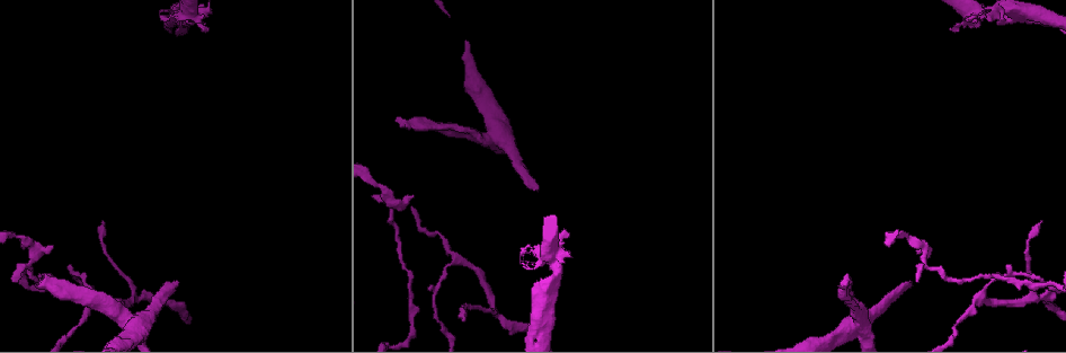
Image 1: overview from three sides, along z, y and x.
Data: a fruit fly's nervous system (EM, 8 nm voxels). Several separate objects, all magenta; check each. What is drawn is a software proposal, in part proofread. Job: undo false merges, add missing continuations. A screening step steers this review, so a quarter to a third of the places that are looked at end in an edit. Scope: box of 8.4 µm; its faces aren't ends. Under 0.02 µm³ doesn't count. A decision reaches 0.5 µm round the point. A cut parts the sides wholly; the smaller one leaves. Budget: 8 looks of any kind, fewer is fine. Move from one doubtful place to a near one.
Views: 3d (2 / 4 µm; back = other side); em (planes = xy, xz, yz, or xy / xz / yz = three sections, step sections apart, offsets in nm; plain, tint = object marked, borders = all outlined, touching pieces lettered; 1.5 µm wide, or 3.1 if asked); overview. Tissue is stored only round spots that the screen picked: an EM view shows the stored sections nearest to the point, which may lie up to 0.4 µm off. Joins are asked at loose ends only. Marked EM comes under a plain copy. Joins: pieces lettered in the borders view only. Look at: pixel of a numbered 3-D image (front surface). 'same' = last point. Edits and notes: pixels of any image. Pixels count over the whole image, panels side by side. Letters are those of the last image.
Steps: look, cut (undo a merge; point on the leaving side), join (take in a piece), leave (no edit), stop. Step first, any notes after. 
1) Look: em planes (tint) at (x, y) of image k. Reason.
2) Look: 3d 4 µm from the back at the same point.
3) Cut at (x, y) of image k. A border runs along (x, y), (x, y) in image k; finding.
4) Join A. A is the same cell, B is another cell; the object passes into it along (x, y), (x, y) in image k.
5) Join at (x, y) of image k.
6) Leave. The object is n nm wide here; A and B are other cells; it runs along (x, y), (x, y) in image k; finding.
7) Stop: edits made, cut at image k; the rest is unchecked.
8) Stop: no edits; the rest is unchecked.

Look: em xy step 4 (borders) at (102, 220) of image 1. Free end.

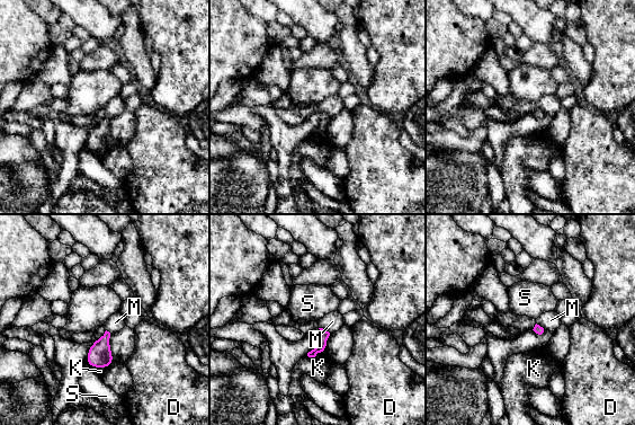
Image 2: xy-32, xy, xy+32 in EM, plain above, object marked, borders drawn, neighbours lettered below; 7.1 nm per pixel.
Leave. The longest contact is with K, 160 nm; D, K, M and S are other cells; no lettered piece goes on from it.

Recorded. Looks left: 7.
Look: 3d 4 µm at (138, 326) of image 1. Thick turns thin.

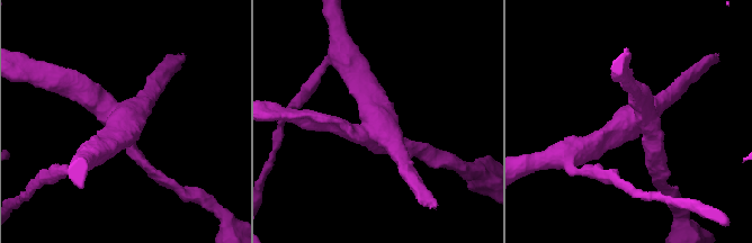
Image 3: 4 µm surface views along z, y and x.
Look: em planes (borders) at (126, 119) of image 3. 4 arms meet here.

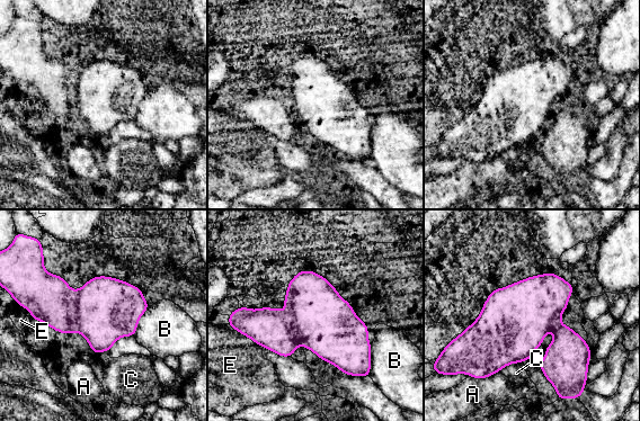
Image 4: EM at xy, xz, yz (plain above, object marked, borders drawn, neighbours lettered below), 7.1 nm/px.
Cut at (47, 297) of image 4. The object is 400 nm wide here; A, B, C and E are other cells; a border runs along (72, 290), (72, 319), (76, 331) in image 4; two neurons meet here.

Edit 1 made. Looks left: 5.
Stop: edits made, cut at image 4; the rest is unchecked.

